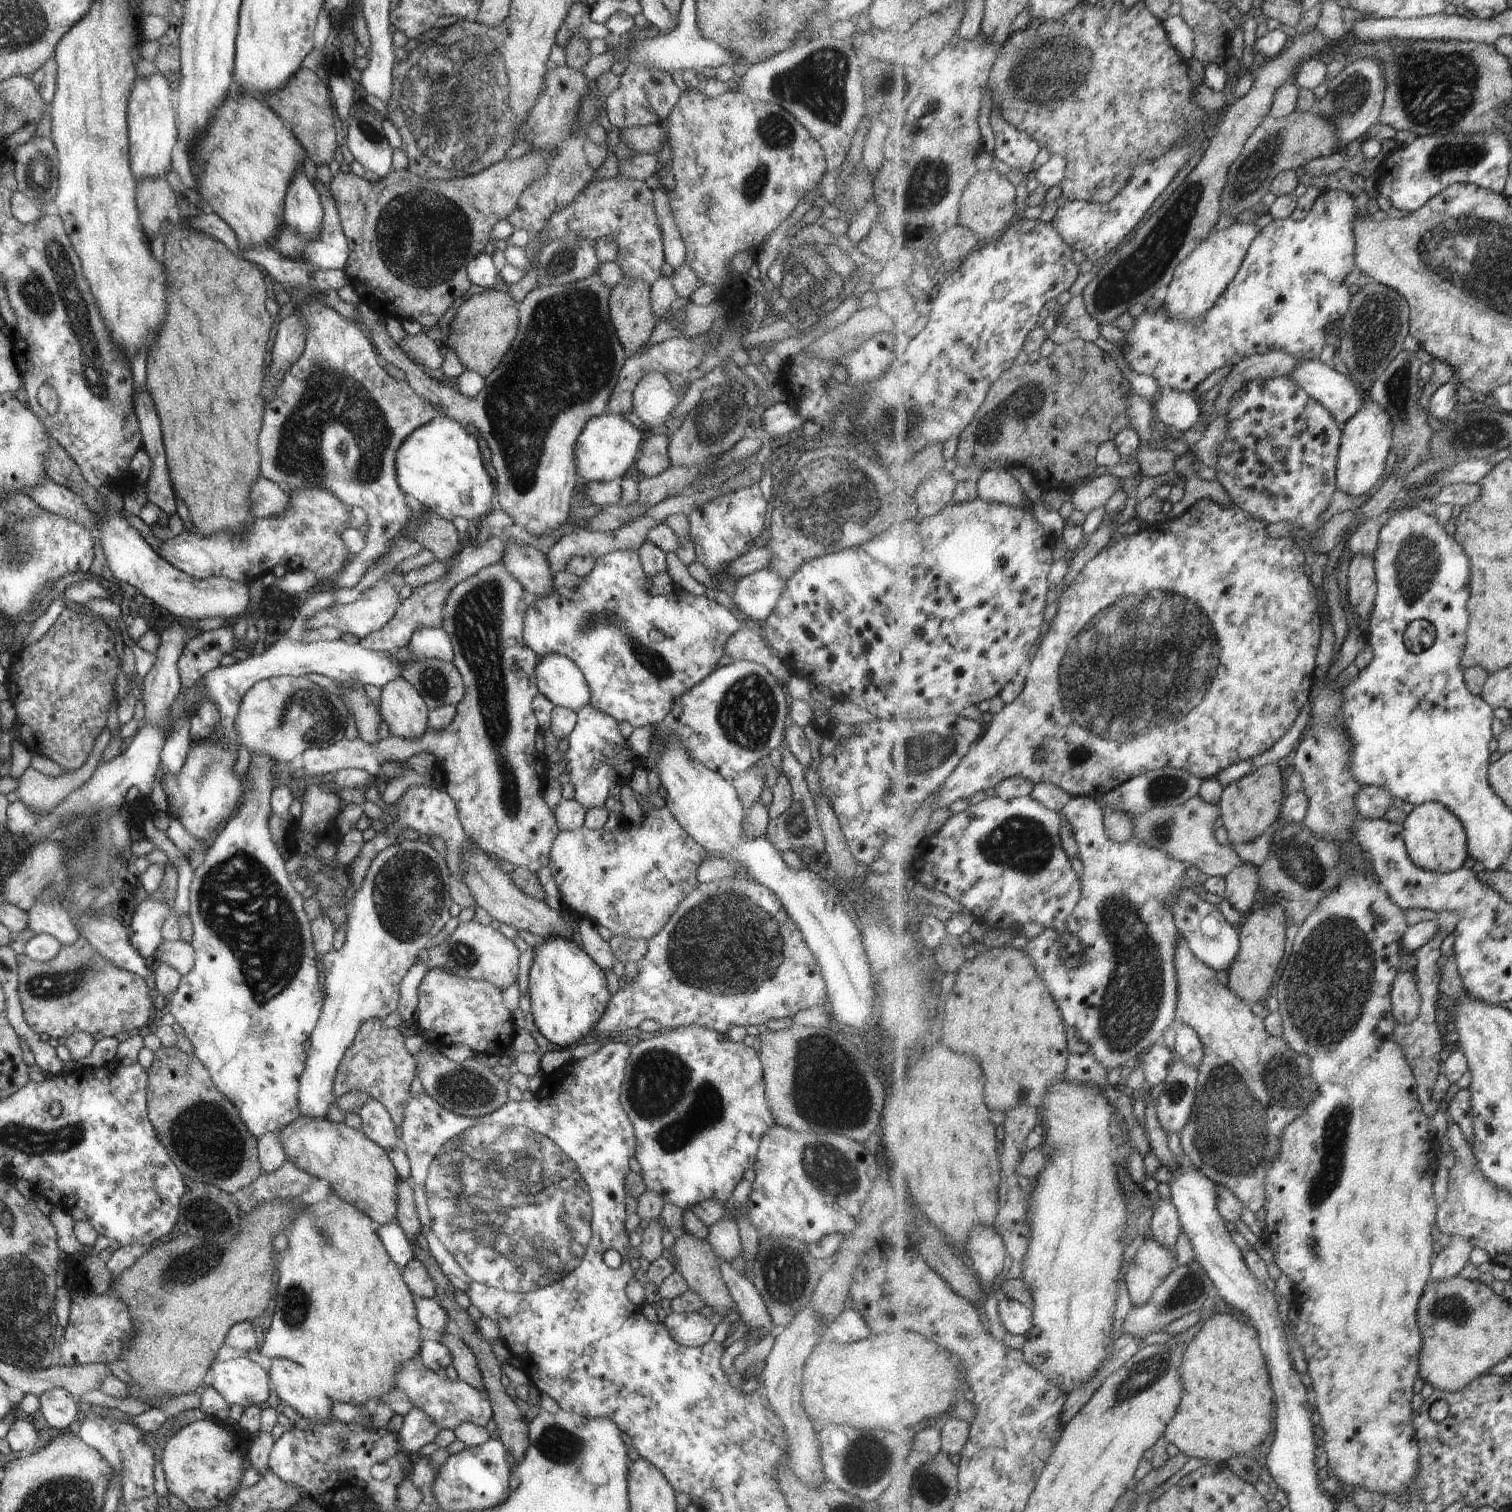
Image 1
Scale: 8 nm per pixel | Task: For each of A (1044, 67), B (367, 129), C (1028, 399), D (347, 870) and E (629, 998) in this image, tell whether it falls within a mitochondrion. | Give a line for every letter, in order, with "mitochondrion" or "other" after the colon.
A: mitochondrion
B: mitochondrion
C: mitochondrion
D: other
E: other

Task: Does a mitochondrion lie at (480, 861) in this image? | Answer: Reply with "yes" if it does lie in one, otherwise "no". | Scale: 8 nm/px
no

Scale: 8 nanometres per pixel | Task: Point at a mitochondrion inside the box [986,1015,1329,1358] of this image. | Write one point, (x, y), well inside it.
(1233, 1136)

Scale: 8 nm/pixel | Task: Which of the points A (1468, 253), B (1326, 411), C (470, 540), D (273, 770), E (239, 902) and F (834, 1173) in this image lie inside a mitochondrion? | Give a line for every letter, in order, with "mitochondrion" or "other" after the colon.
A: mitochondrion
B: other
C: other
D: other
E: mitochondrion
F: mitochondrion

